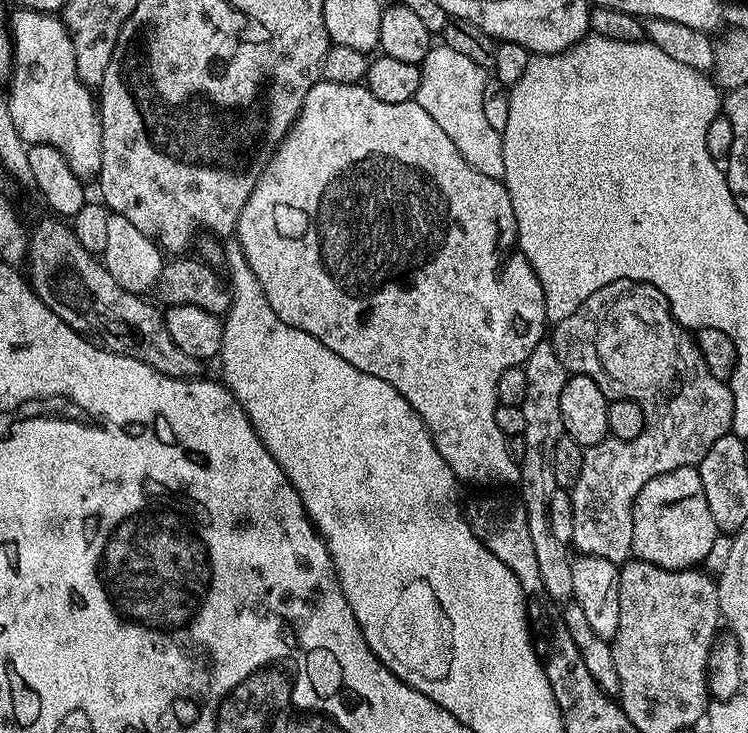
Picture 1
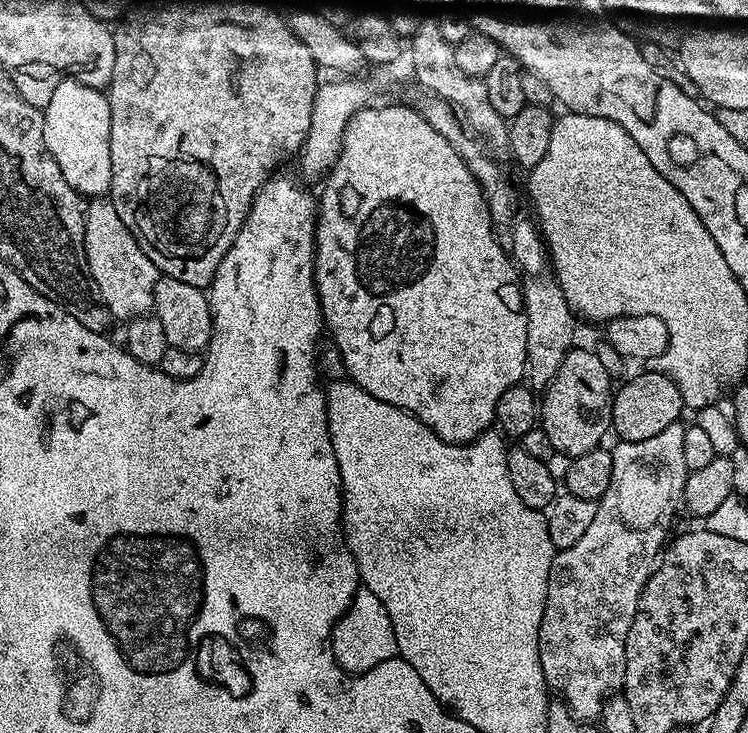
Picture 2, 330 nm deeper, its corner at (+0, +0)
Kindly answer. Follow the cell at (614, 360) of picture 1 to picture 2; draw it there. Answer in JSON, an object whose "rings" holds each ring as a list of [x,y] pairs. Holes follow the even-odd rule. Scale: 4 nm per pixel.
{"rings":[[[673,422],[670,426],[666,426],[666,430],[662,430],[662,434],[658,434],[646,442],[630,442],[629,440],[625,440],[617,443],[617,448],[613,447],[611,449],[612,469],[610,470],[610,486],[606,486],[606,494],[602,494],[600,499],[596,501],[594,522],[590,522],[590,527],[586,529],[586,534],[582,534],[582,538],[578,538],[578,542],[574,542],[574,546],[559,549],[556,557],[552,559],[550,578],[548,579],[548,593],[546,594],[546,606],[542,614],[542,626],[538,630],[540,665],[542,666],[542,674],[544,675],[544,683],[548,685],[553,693],[559,694],[571,705],[577,717],[599,717],[600,711],[604,709],[604,702],[609,693],[613,690],[623,689],[624,671],[626,670],[626,654],[624,653],[626,634],[630,630],[630,622],[636,613],[636,603],[640,600],[640,592],[644,589],[644,584],[649,578],[650,565],[661,555],[662,549],[669,539],[668,531],[672,528],[672,515],[676,512],[676,504],[678,508],[678,505],[681,503],[684,487],[686,486],[686,478],[689,474],[688,467],[686,466],[686,457],[682,455],[684,430],[685,425],[683,423]]]}

